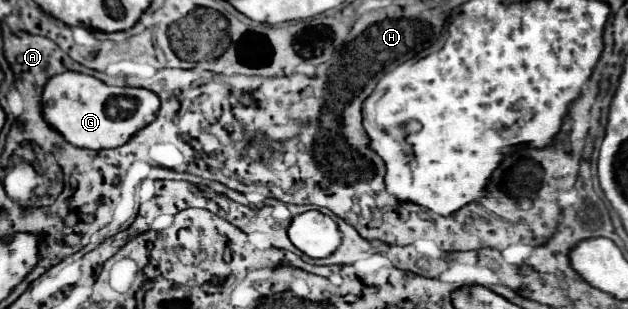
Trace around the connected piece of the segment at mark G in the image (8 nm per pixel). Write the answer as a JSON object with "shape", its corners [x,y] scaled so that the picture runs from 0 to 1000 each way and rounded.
{"shape":[[[100,233],[81,246],[65,304],[68,388],[97,440],[126,479],[186,479],[196,472],[218,421],[247,388],[253,317],[231,285],[170,278],[151,246],[129,233]]]}

